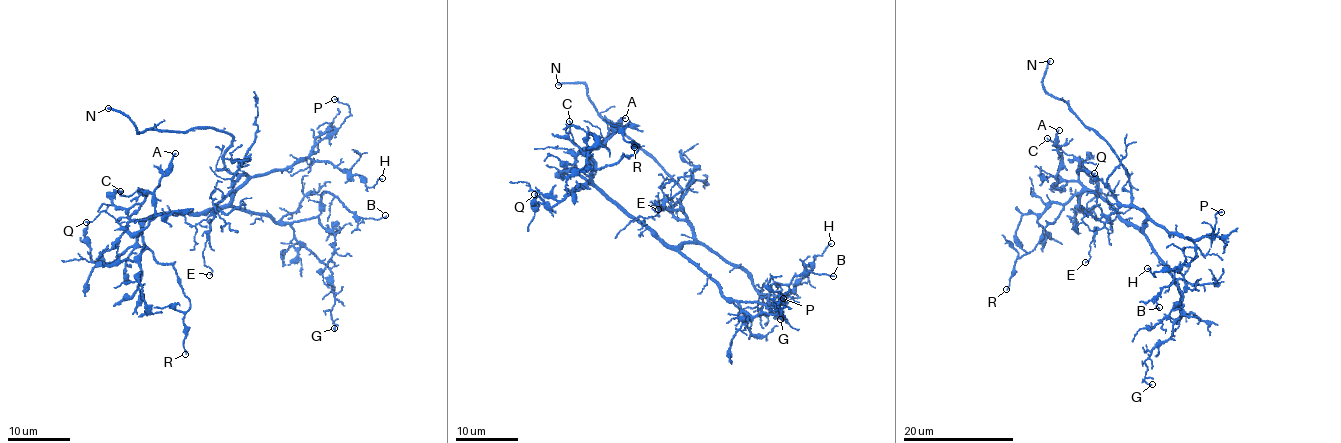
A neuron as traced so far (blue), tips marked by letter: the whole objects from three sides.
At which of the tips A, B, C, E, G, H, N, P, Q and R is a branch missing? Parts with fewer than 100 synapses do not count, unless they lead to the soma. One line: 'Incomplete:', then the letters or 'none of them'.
Incomplete: N

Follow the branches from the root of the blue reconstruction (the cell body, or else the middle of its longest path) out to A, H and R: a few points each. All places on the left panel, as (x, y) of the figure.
A: (219, 202), (194, 226), (171, 212), (126, 230), (140, 231), (154, 216), (155, 188), (175, 153)
H: (219, 202), (238, 175), (251, 177), (289, 168), (306, 157), (364, 178), (367, 186), (382, 178)
R: (219, 202), (194, 226), (175, 213), (142, 229), (190, 301), (185, 354)

